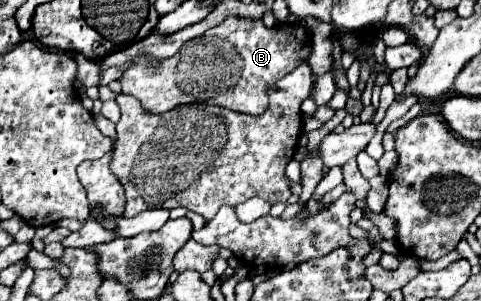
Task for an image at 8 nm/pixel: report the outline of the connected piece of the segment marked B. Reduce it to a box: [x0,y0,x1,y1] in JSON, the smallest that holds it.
[120,17,312,115]

